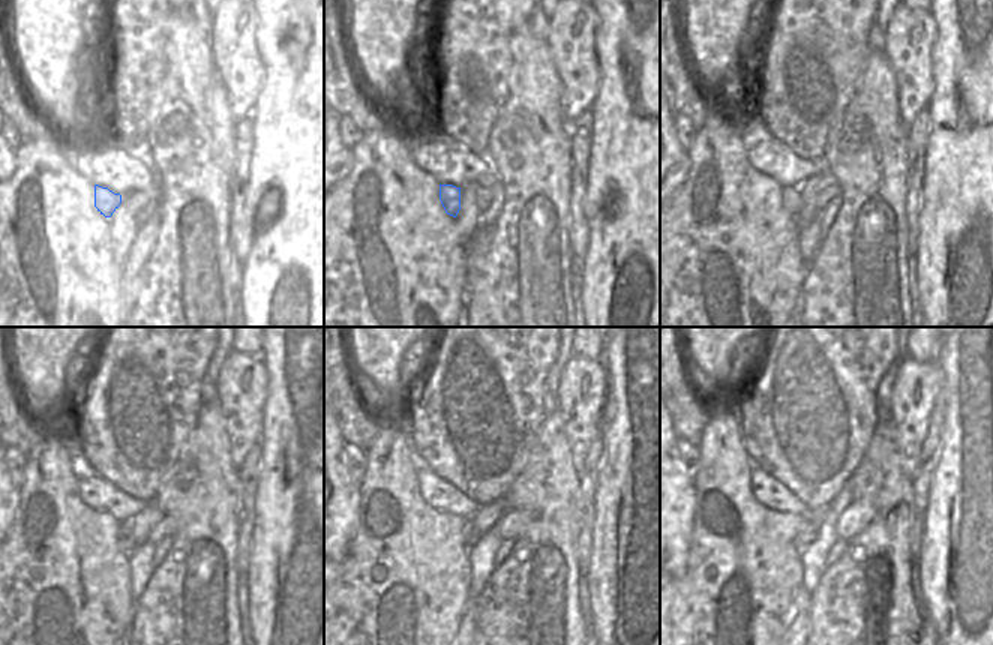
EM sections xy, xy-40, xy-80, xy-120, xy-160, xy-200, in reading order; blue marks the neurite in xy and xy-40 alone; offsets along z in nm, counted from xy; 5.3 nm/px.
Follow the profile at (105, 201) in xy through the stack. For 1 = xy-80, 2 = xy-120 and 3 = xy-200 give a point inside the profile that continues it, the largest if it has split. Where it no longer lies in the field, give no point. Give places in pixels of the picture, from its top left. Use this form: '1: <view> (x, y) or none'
1: xy-80 (791, 200)
2: xy-120 (125, 536)
3: xy-200 (809, 533)

